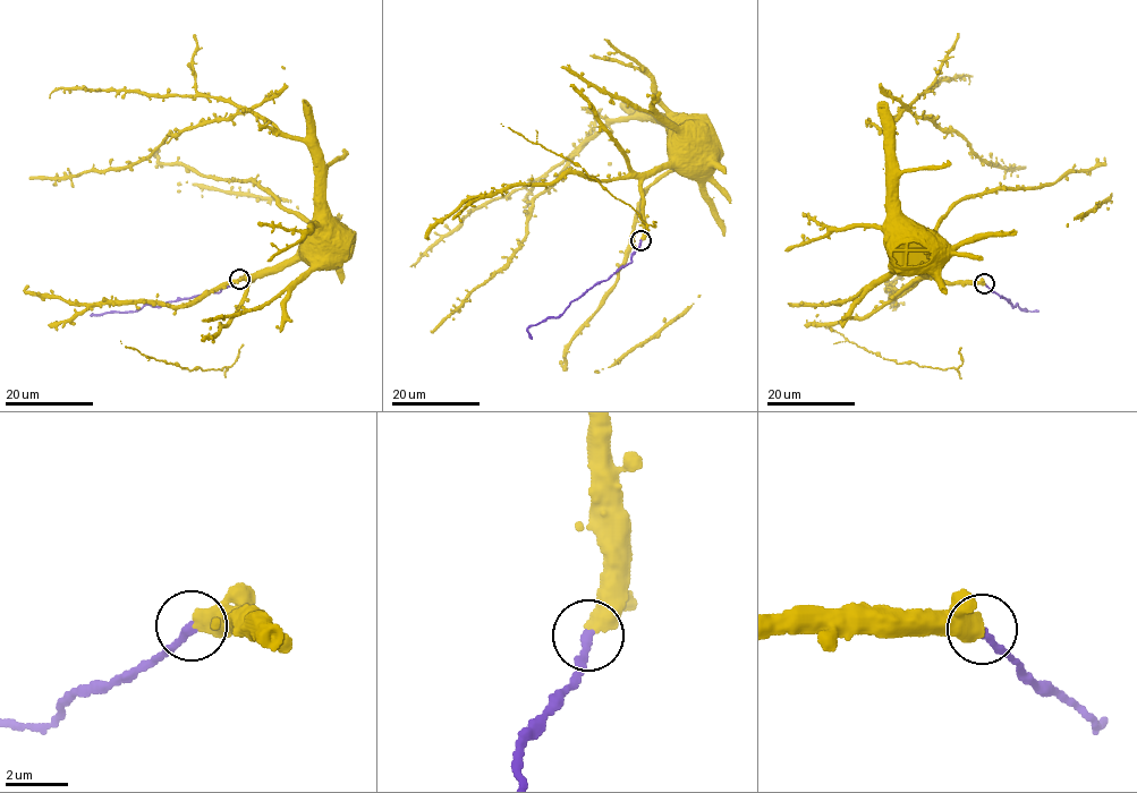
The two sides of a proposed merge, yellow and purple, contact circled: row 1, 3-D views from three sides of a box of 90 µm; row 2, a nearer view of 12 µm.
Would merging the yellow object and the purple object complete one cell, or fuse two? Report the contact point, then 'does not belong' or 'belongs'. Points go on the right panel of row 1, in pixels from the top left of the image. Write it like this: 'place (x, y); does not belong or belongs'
place (984, 283); does not belong

